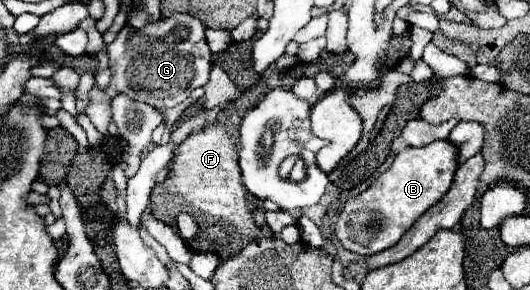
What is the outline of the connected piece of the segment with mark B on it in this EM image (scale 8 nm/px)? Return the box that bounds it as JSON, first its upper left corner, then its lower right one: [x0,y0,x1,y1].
[334,140,456,256]

